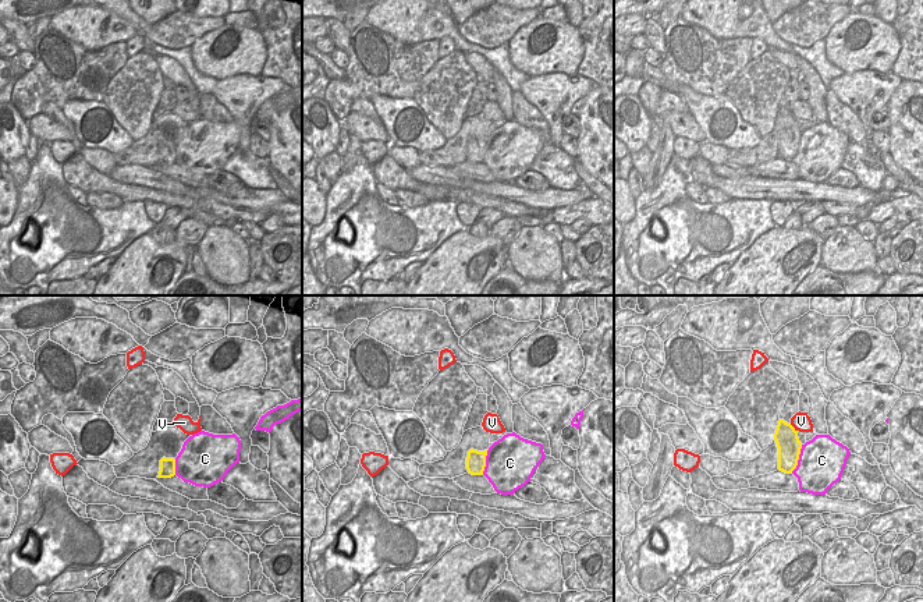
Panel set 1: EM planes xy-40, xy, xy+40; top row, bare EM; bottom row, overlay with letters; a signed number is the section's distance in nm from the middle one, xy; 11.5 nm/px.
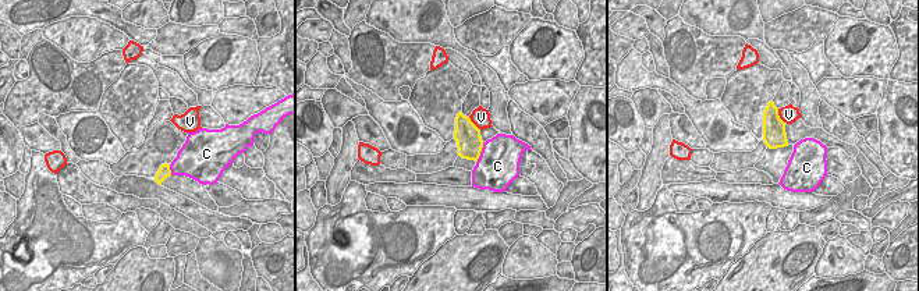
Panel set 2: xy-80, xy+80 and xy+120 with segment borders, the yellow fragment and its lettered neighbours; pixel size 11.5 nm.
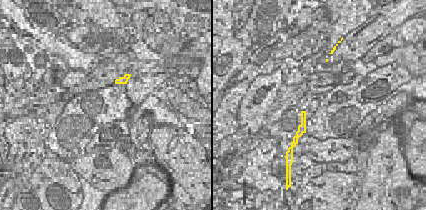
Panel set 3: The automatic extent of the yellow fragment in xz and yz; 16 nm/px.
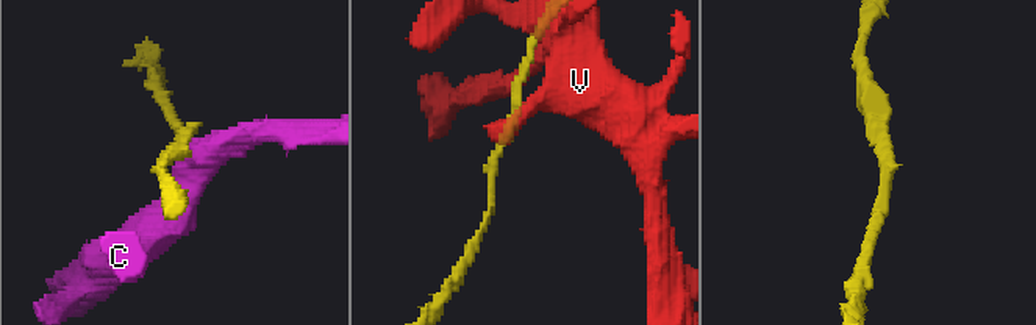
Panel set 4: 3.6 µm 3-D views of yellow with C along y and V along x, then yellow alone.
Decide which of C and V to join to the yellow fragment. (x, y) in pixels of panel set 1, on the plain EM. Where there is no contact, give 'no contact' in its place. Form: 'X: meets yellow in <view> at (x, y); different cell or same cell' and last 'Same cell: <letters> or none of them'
C: meets yellow in xy+40 at (798, 147); different cell
V: meets yellow in xy+40 at (794, 116); different cell
Same cell: none of them

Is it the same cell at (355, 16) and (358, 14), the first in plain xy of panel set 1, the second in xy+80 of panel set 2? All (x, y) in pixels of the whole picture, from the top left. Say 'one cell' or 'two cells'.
one cell

